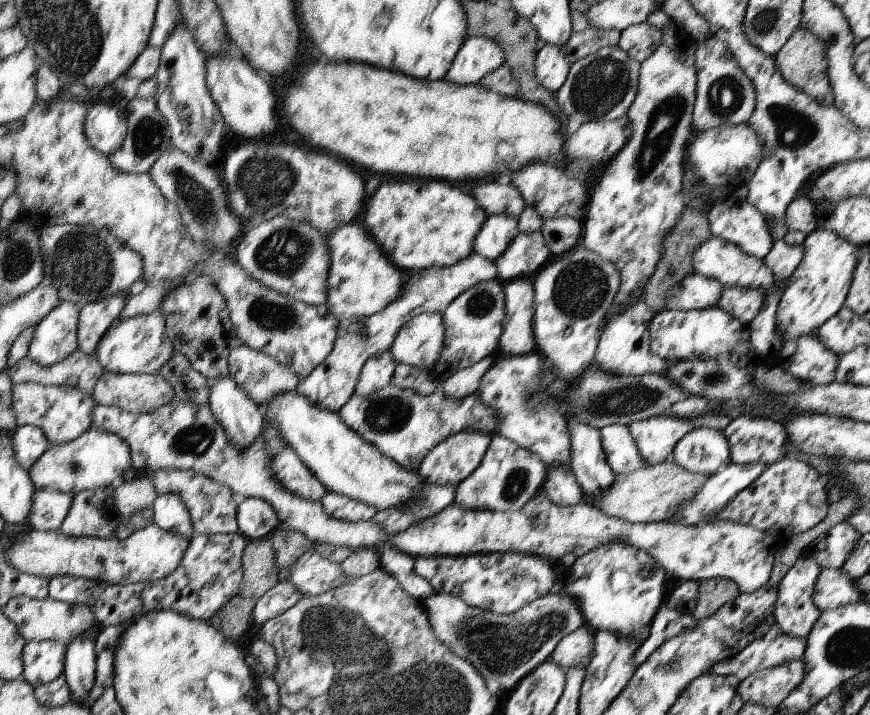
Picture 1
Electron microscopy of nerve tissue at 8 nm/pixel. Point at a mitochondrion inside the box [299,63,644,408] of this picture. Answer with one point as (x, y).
(583, 290)

